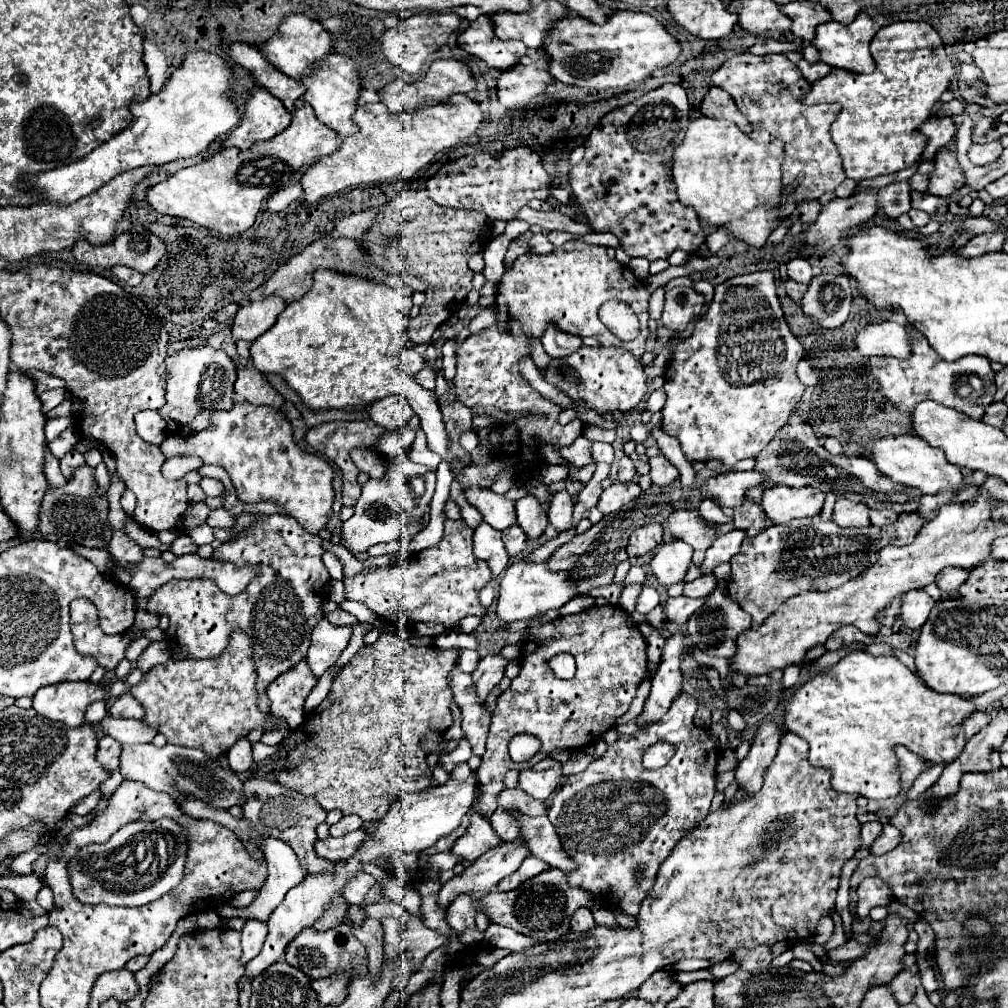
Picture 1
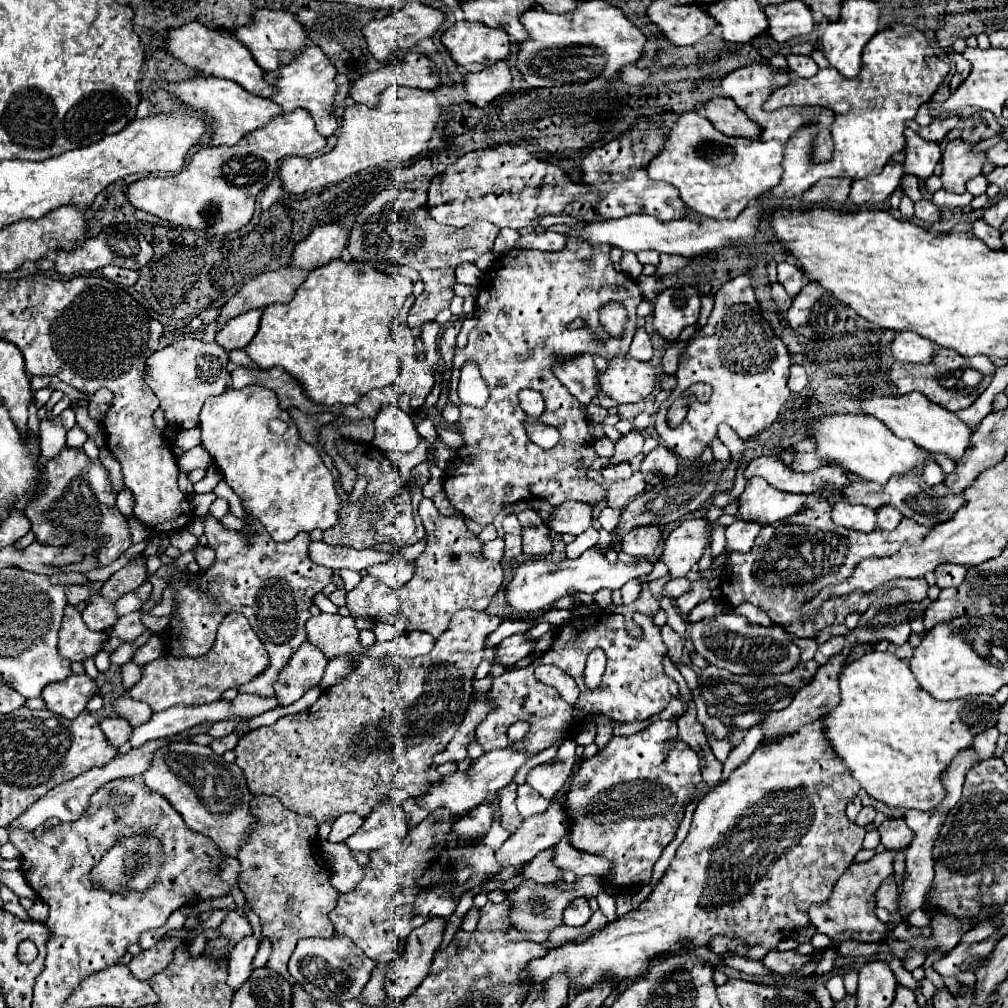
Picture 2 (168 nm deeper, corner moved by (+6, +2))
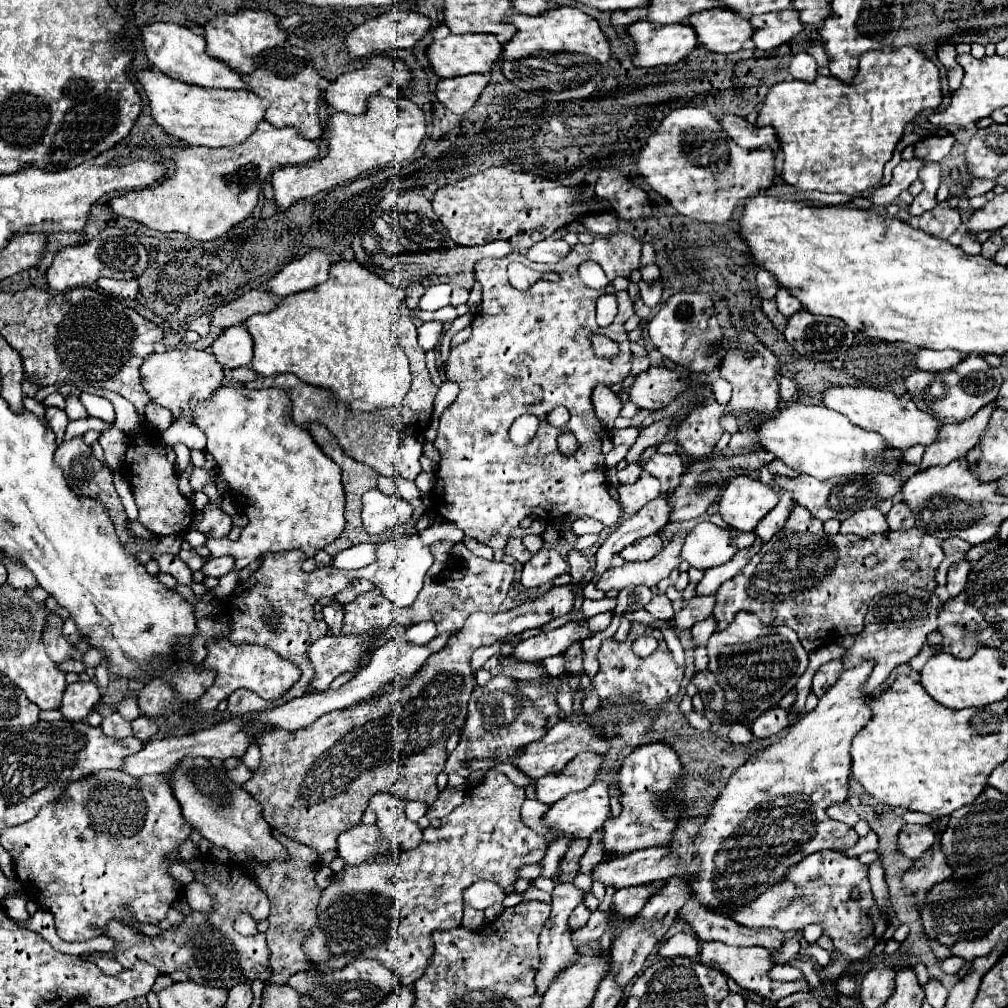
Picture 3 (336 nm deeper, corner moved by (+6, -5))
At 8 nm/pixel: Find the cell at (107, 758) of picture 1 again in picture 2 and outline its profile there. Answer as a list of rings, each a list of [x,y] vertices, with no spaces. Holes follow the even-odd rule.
[[[105,717],[101,721],[101,729],[115,747],[121,747],[123,743],[127,743],[133,731],[133,727],[123,717]]]

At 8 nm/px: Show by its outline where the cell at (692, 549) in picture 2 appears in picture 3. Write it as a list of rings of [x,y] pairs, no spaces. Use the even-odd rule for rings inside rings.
[[[699,522],[687,536],[681,548],[681,558],[697,570],[709,570],[725,564],[737,552],[731,544],[727,528],[719,528],[713,522]]]

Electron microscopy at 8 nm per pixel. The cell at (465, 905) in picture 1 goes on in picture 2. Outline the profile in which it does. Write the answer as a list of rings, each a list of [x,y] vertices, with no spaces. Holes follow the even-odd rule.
[[[433,917],[431,921],[427,921],[425,925],[413,929],[407,937],[407,949],[403,953],[401,959],[397,959],[395,963],[389,963],[386,967],[385,973],[385,993],[387,997],[393,999],[393,1003],[401,1003],[405,1001],[417,987],[419,983],[431,973],[431,963],[433,963],[433,957],[435,957],[435,951],[437,947],[441,945],[441,939],[443,939],[443,931],[445,931],[445,919],[443,917]]]

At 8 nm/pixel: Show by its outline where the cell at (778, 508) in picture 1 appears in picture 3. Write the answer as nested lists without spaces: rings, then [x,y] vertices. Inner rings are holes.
[[[735,476],[721,494],[719,514],[723,520],[741,532],[751,532],[757,522],[779,502],[779,494],[749,476]]]

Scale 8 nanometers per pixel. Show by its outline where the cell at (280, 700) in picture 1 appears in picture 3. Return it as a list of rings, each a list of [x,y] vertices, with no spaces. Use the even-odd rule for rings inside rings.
[[[323,636],[307,650],[307,658],[315,670],[307,692],[327,690],[343,672],[355,672],[363,650],[371,648],[375,636]]]

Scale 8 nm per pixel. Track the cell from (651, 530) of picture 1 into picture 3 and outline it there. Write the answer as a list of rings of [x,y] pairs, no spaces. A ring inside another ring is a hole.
[[[659,534],[653,536],[645,536],[637,542],[633,542],[631,546],[627,546],[625,550],[621,550],[621,558],[627,562],[635,562],[635,560],[649,560],[655,554],[659,554],[663,548],[663,540]]]

